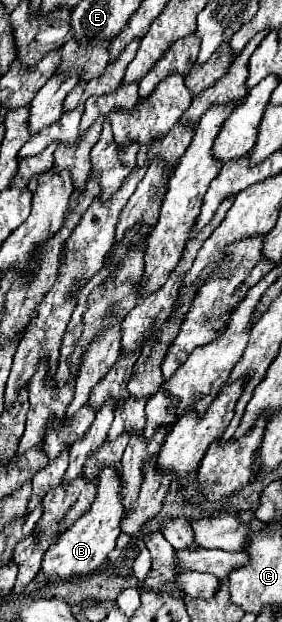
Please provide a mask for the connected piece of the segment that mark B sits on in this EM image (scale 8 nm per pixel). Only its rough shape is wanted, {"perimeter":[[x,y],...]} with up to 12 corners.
{"perimeter":[[106,467],[90,509],[44,555],[50,581],[106,561],[124,515],[122,475]]}

